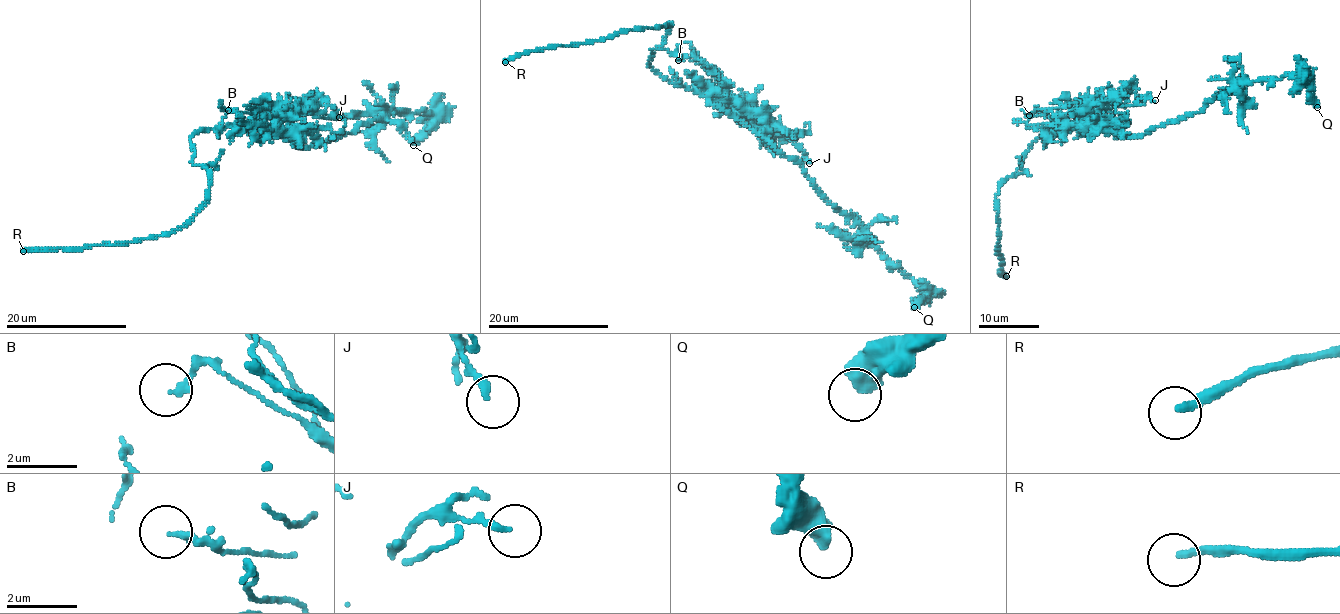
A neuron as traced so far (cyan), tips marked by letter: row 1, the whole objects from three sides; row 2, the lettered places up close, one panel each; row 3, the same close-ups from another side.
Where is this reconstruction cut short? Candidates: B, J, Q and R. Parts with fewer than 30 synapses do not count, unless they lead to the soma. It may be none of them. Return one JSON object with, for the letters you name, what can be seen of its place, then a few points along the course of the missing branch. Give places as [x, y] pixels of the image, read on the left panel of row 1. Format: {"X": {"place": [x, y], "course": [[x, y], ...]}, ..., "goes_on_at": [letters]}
{"R": {"place": [23, 251]}, "goes_on_at": ["R"]}

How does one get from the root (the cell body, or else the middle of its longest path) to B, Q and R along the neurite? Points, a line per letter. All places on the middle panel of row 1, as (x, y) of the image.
B: (698, 92), (704, 92), (711, 99), (719, 99), (724, 94), (722, 87), (700, 64), (685, 55), (678, 60)
Q: (698, 92), (794, 157), (827, 199), (850, 214), (923, 290), (926, 296), (914, 307)
R: (698, 92), (671, 84), (648, 64), (671, 23), (624, 30), (600, 40), (549, 46), (505, 62)

